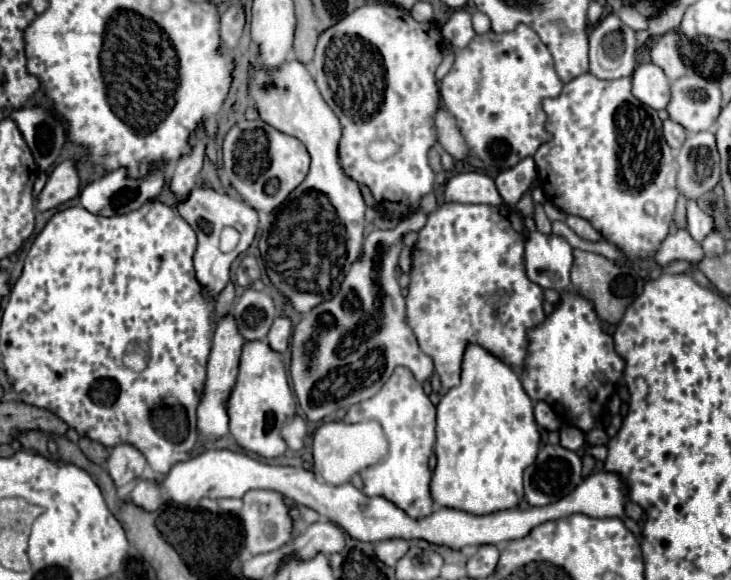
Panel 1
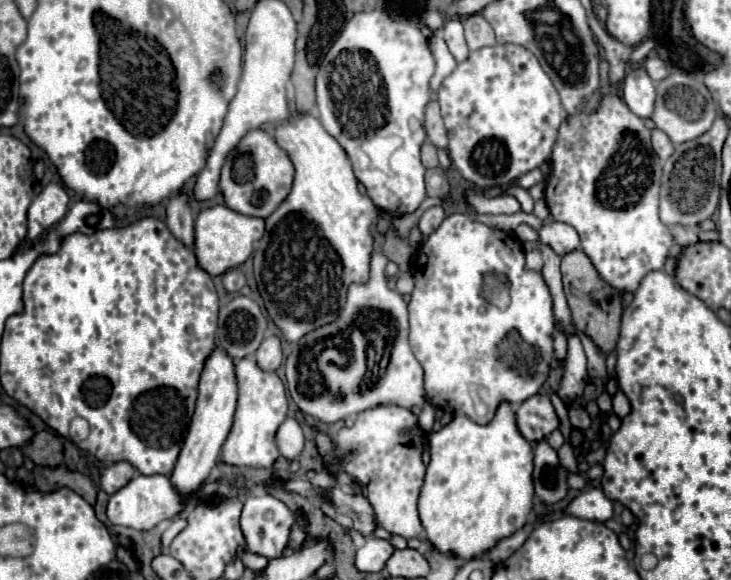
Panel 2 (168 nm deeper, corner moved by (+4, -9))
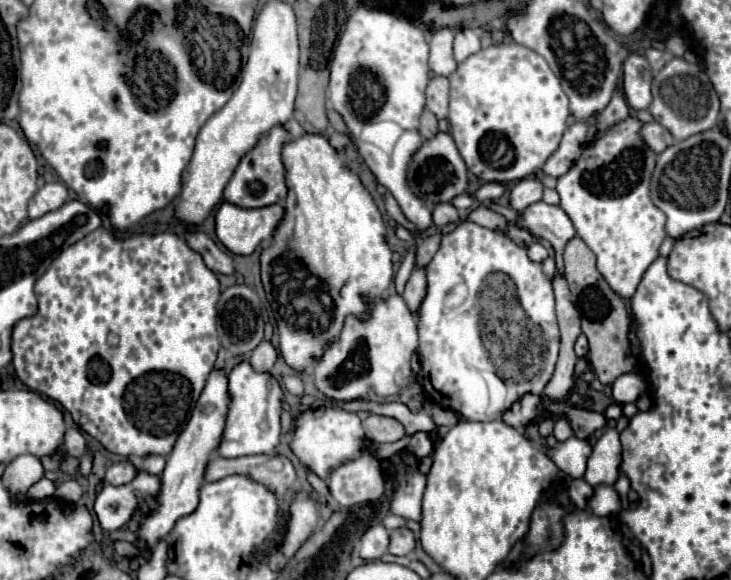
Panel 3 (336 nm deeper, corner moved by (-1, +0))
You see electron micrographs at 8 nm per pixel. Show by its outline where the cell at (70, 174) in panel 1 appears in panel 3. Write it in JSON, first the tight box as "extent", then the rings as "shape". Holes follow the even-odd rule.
{"extent":[29,183,69,219],"shape":[[[47,183],[29,201],[29,219],[39,219],[41,215],[63,207],[69,201],[69,191],[63,183]]]}

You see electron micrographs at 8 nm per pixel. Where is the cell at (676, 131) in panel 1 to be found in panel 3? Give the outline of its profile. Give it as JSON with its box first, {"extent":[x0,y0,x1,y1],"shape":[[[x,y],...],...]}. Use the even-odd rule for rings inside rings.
{"extent":[641,121,675,153],"shape":[[[651,121],[651,123],[645,123],[645,127],[641,129],[641,137],[645,139],[645,143],[657,151],[657,153],[663,153],[669,145],[675,143],[673,135],[663,127],[659,125],[657,121]]]}

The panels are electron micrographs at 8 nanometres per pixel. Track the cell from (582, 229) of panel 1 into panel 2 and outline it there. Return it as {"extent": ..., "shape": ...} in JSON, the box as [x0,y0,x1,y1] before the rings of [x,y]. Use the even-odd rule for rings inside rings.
{"extent":[538,222,580,256],"shape":[[[548,222],[538,228],[538,242],[548,244],[558,256],[564,256],[580,246],[578,232],[564,222]]]}

